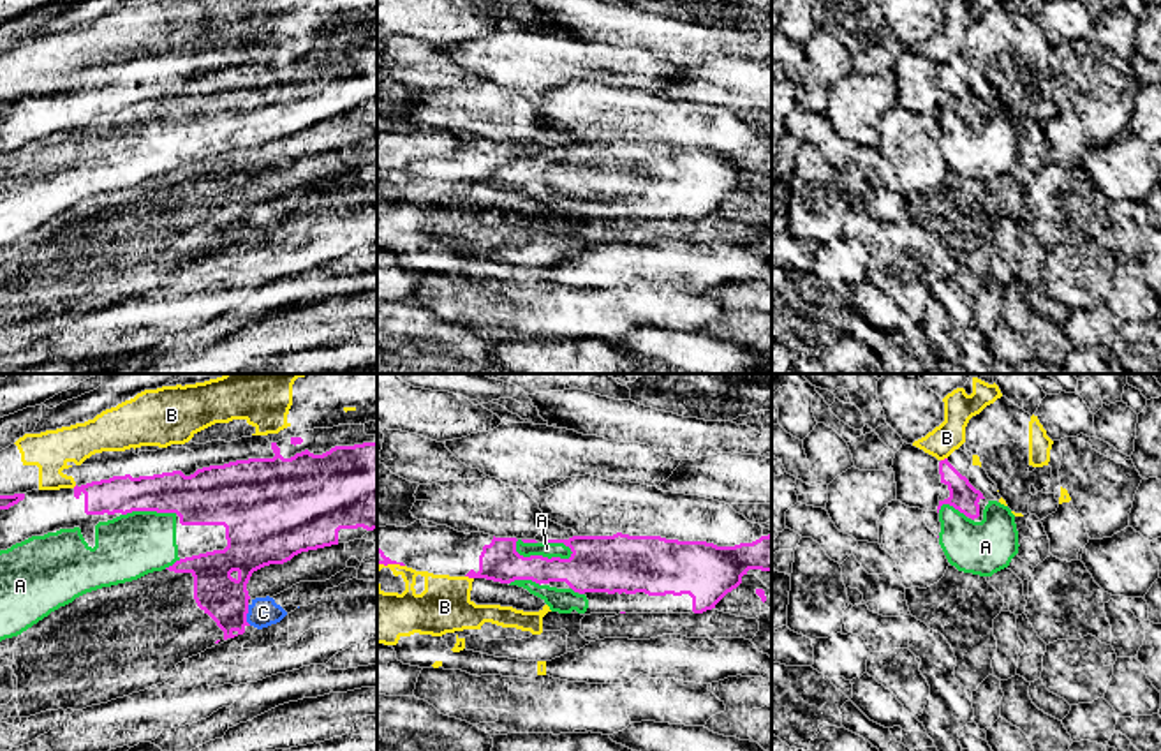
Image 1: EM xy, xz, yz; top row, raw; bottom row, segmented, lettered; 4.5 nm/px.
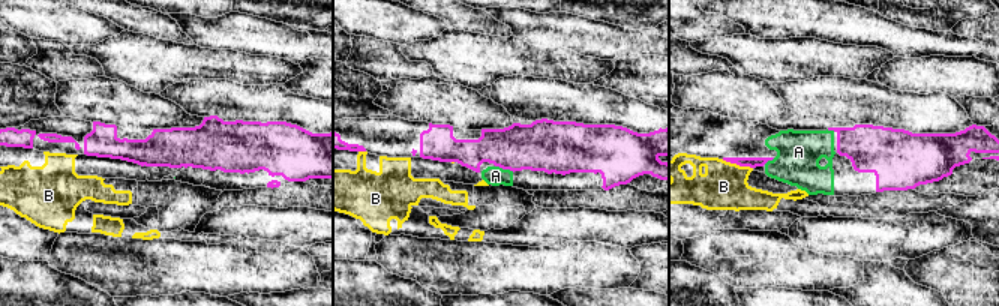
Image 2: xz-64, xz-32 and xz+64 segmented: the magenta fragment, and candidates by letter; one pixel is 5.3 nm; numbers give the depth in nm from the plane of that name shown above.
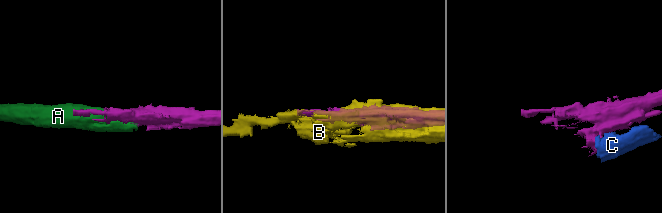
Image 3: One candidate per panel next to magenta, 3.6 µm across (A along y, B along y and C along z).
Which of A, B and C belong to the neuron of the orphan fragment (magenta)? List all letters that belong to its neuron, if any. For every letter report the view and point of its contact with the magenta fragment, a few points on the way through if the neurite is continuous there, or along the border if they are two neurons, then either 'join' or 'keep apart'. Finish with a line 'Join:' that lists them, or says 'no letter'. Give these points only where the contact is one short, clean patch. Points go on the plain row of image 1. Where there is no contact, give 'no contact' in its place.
A: meets magenta in xz at (541, 161); join
B: meets magenta in xz at (469, 182); keep apart
C: meets magenta in xy at (245, 221); border along xy (247, 210), (247, 226), (251, 230); keep apart
Join: A

